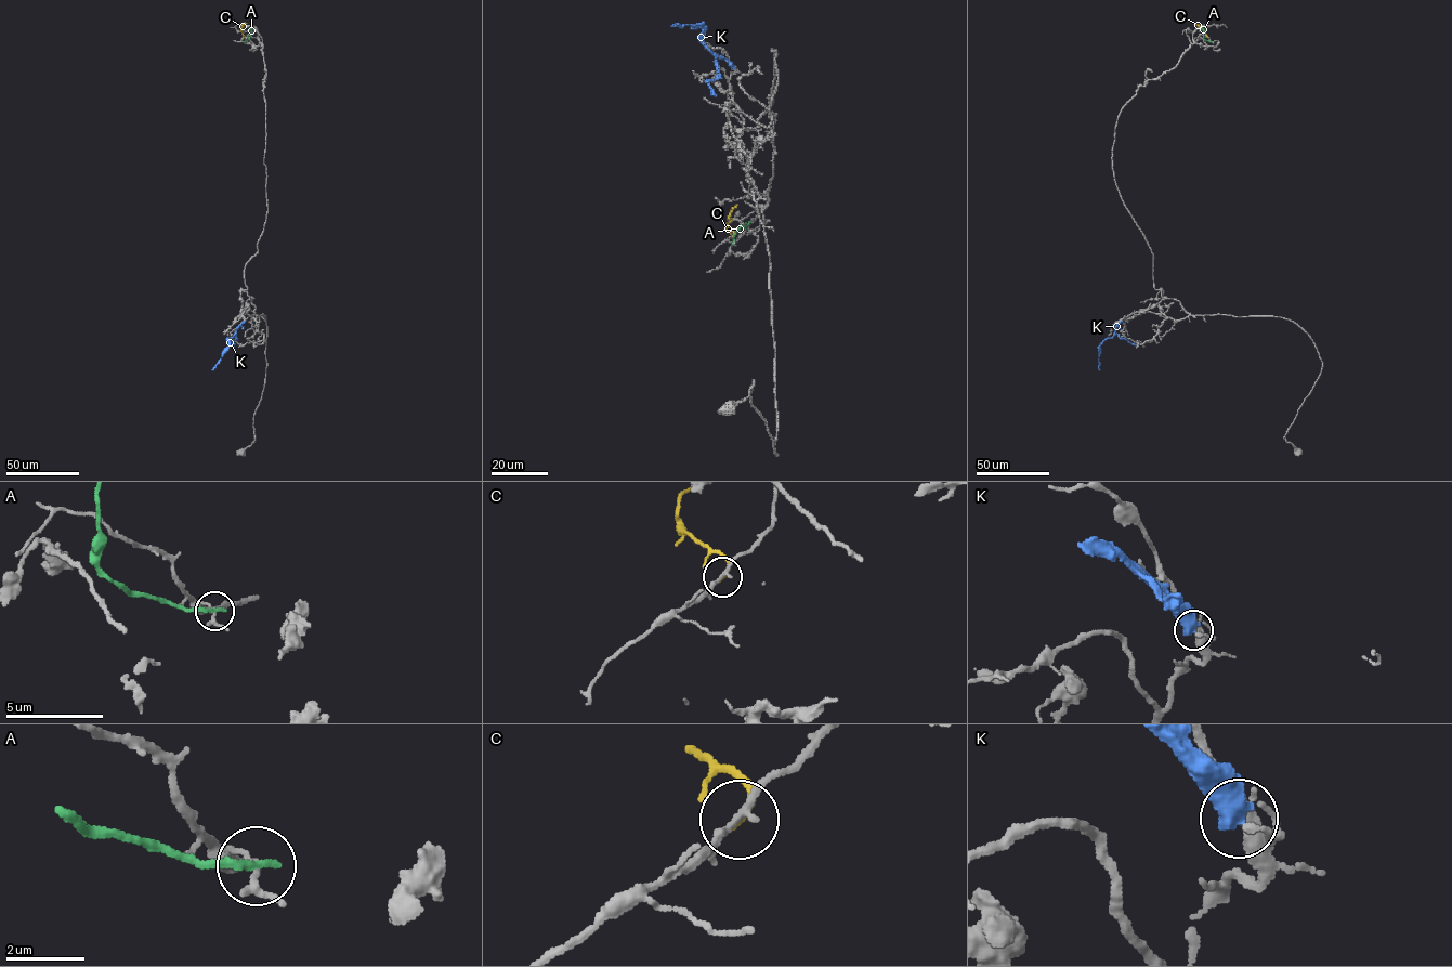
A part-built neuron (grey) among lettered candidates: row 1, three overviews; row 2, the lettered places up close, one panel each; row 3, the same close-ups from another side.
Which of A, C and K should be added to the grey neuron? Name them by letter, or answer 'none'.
none

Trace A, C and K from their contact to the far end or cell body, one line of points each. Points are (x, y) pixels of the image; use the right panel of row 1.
A: (1212, 41), (1204, 38), (1202, 27)
C: (1208, 37), (1200, 26), (1192, 23)
K: (1122, 321), (1115, 334), (1099, 347), (1100, 370)

